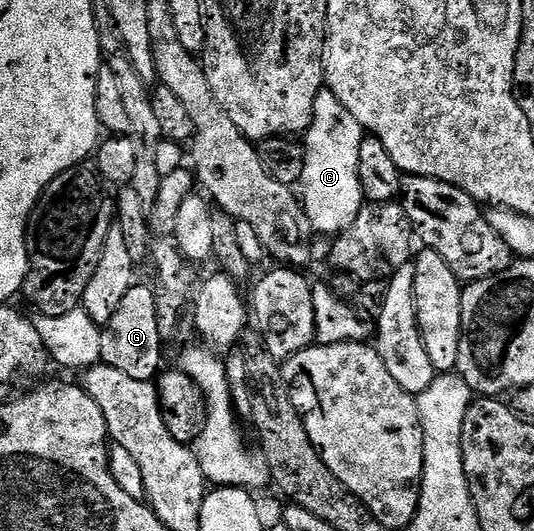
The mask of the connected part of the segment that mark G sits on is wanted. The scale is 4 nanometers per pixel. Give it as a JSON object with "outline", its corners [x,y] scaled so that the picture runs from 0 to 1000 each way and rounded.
{"outline":[[[253,537],[247,544],[240,544],[232,567],[225,567],[225,582],[193,621],[191,682],[200,684],[210,695],[225,695],[225,702],[232,702],[238,710],[279,721],[294,716],[305,697],[303,652],[307,640],[300,627],[287,539]]]}

